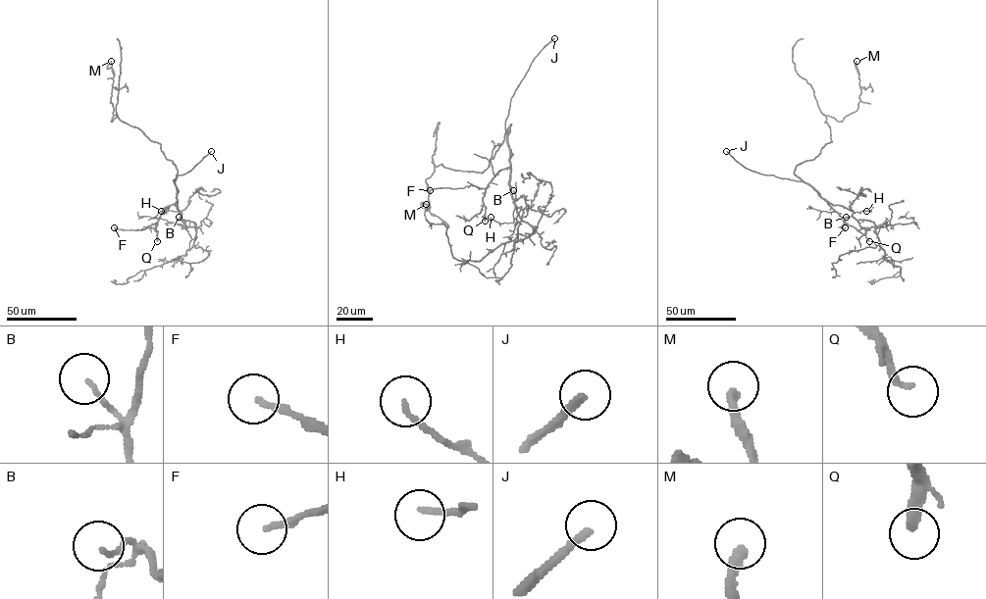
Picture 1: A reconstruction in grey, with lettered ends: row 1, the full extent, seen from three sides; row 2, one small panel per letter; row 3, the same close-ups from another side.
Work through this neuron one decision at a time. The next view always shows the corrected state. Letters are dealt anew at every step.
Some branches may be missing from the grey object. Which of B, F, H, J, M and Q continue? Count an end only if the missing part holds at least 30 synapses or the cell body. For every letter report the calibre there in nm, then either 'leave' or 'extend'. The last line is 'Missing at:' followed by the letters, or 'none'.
B: calibre 110 nm; leave
F: calibre 180 nm; leave
H: calibre 160 nm; leave
J: calibre 240 nm; extend
M: calibre 240 nm; extend
Q: calibre 220 nm; extend
Missing at: J, M, Q

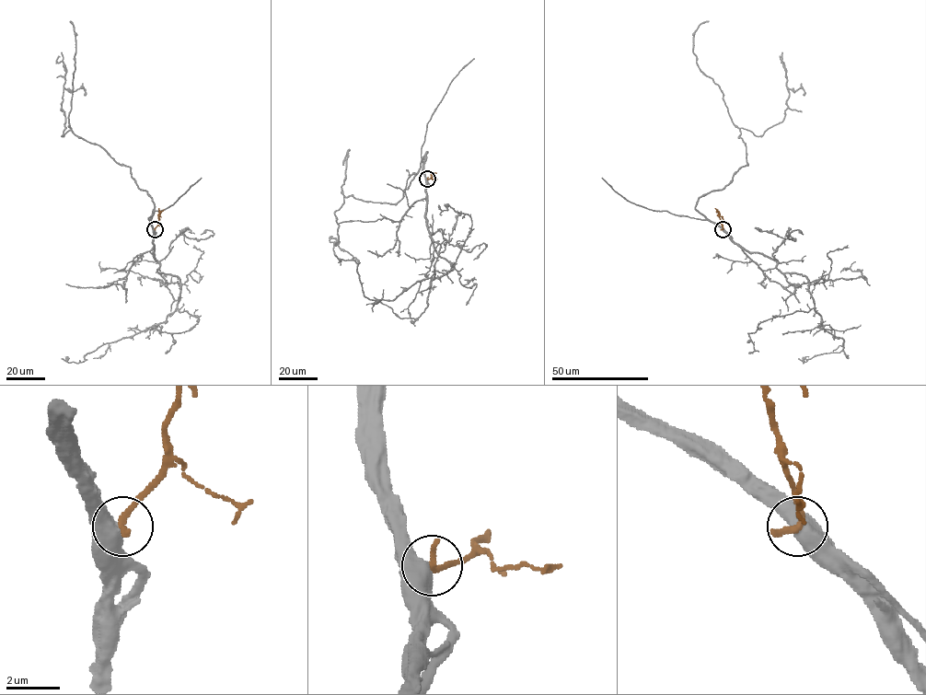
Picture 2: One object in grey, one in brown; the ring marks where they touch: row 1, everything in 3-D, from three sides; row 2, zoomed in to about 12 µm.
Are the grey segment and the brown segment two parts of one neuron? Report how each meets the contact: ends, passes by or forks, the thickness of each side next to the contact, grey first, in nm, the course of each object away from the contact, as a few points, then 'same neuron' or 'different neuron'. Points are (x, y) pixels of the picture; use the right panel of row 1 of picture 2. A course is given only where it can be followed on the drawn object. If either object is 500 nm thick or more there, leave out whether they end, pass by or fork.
calibres 500 and 280 nm; course grey (723, 229), (745, 249), (773, 259), (783, 273), (804, 275), (823, 328), (843, 340), (839, 353), (798, 358); course brown (723, 229), (719, 212), (715, 208); different neuron

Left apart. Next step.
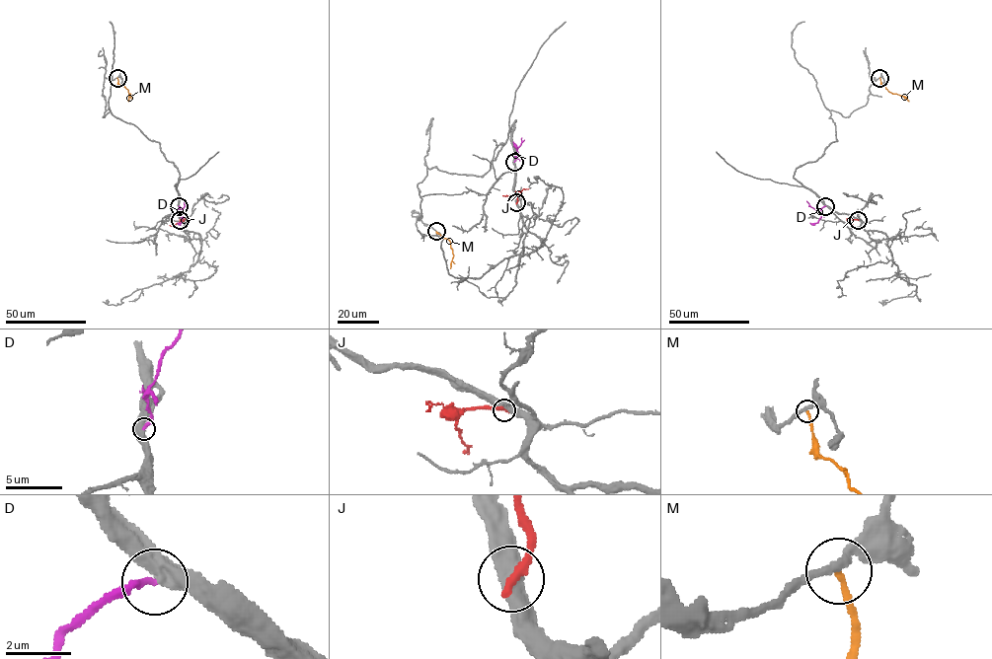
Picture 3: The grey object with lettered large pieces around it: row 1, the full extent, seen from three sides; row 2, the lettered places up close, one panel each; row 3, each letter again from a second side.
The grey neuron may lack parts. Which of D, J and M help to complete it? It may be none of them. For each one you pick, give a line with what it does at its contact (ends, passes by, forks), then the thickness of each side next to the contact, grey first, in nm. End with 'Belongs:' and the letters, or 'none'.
D: it ends | 440/200 nm
Belongs: D

